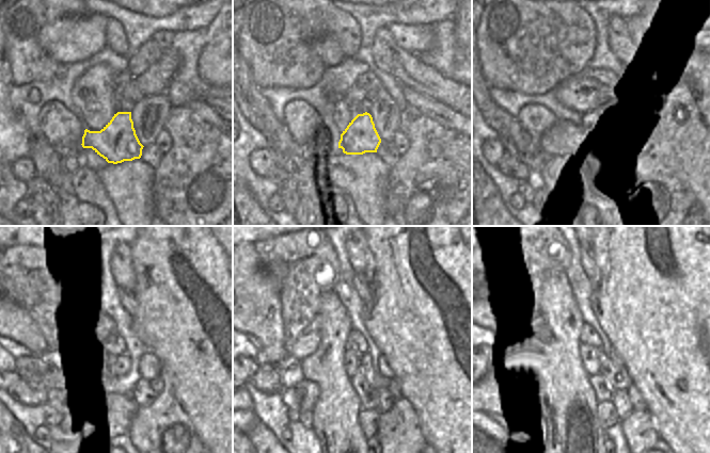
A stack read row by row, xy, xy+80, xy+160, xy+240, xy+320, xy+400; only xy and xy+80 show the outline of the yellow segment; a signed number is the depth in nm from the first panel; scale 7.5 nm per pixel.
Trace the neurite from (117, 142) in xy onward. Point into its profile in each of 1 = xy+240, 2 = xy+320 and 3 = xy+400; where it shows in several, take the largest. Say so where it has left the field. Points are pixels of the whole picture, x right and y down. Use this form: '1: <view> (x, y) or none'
1: xy+240 (130, 375)
2: xy+320 (374, 377)
3: xy+400 (617, 376)

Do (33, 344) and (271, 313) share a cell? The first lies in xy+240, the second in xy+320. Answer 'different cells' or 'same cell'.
same cell

